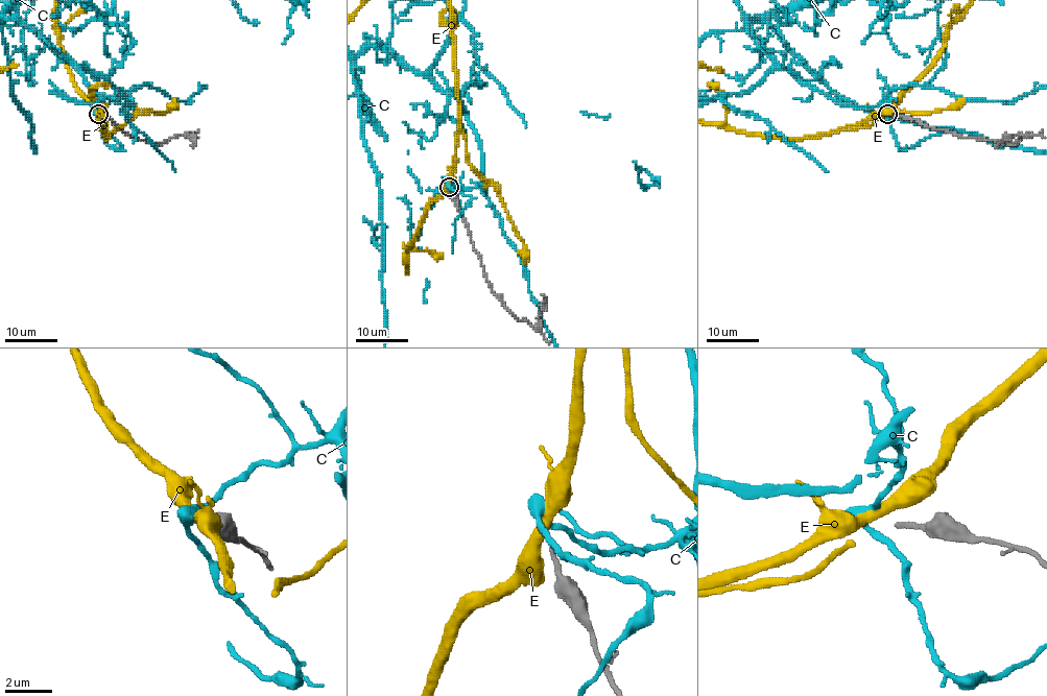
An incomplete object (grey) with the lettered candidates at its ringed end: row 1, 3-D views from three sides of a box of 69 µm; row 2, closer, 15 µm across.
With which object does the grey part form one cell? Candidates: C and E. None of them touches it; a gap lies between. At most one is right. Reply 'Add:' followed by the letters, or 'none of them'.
Add: none of them

